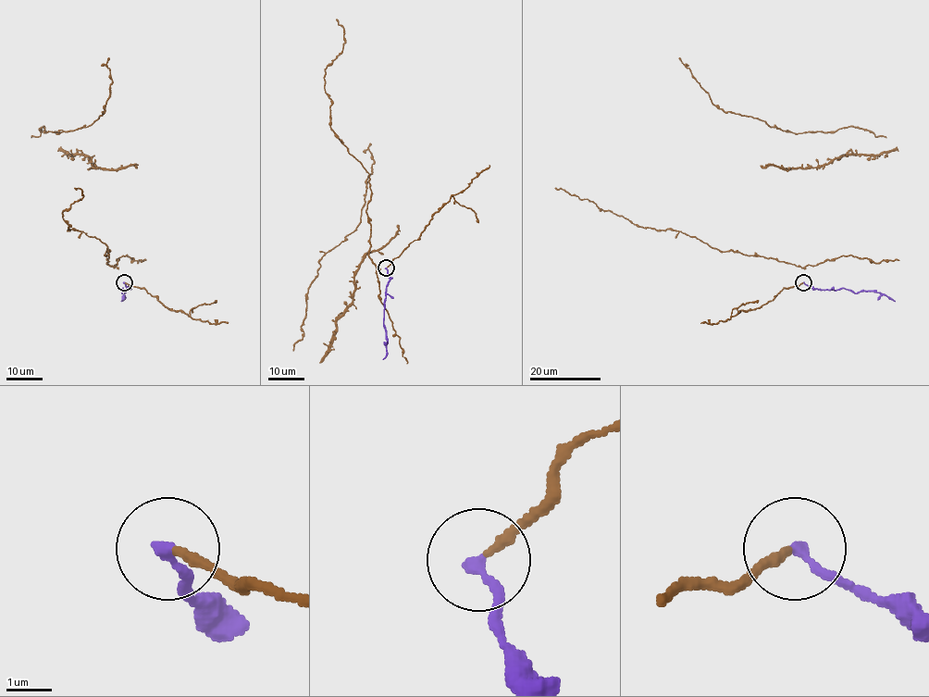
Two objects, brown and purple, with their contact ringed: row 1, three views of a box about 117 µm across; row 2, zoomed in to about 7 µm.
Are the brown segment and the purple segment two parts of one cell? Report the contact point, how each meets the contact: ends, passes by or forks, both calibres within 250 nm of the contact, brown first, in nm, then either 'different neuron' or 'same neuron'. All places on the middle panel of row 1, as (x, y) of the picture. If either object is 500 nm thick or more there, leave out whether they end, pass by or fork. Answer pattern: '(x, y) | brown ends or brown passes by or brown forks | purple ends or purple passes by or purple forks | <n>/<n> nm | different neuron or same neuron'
(386, 267) | brown ends | purple ends | 200/240 nm | different neuron

